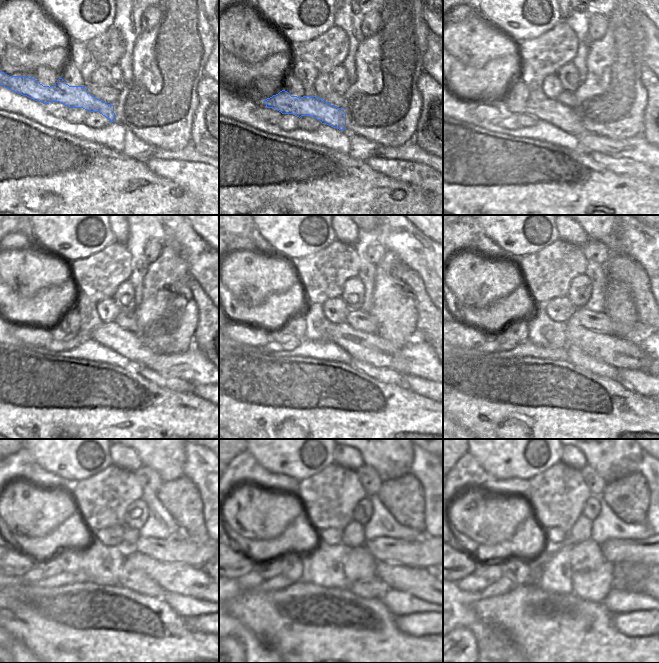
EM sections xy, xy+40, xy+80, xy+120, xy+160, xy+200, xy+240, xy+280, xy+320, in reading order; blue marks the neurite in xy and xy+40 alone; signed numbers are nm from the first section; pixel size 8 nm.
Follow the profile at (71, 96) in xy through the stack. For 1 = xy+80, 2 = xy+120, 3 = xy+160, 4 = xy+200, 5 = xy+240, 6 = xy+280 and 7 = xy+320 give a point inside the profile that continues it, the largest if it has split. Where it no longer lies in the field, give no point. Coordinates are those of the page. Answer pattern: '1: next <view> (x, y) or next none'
1: next xy+80 (553, 112)
2: next xy+120 (128, 344)
3: next xy+160 (369, 347)
4: next xy+200 (621, 353)
5: next xy+240 (175, 577)
6: next xy+280 (422, 583)
7: next xy+320 (646, 590)

